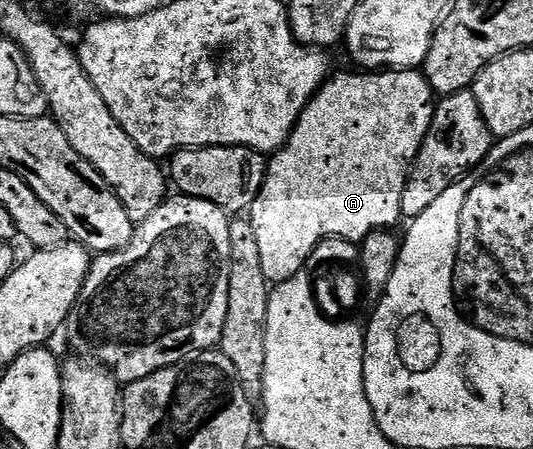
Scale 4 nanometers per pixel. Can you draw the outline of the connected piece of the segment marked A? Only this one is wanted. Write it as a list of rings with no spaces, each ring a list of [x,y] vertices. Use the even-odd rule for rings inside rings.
[[[418,70],[354,71],[358,72],[335,71],[319,88],[318,93],[311,98],[306,109],[300,114],[292,134],[286,139],[286,144],[269,157],[264,186],[254,205],[248,209],[248,218],[252,222],[252,230],[256,230],[256,242],[260,246],[260,262],[264,266],[264,274],[266,279],[275,285],[283,284],[288,278],[292,278],[298,272],[303,271],[310,263],[312,250],[316,250],[318,243],[326,237],[335,236],[336,238],[361,242],[374,232],[393,229],[395,227],[393,224],[397,220],[403,219],[404,186],[406,179],[410,177],[410,167],[414,164],[420,146],[428,134],[428,126],[432,126],[436,93],[430,89],[430,83],[426,80],[425,75]]]

